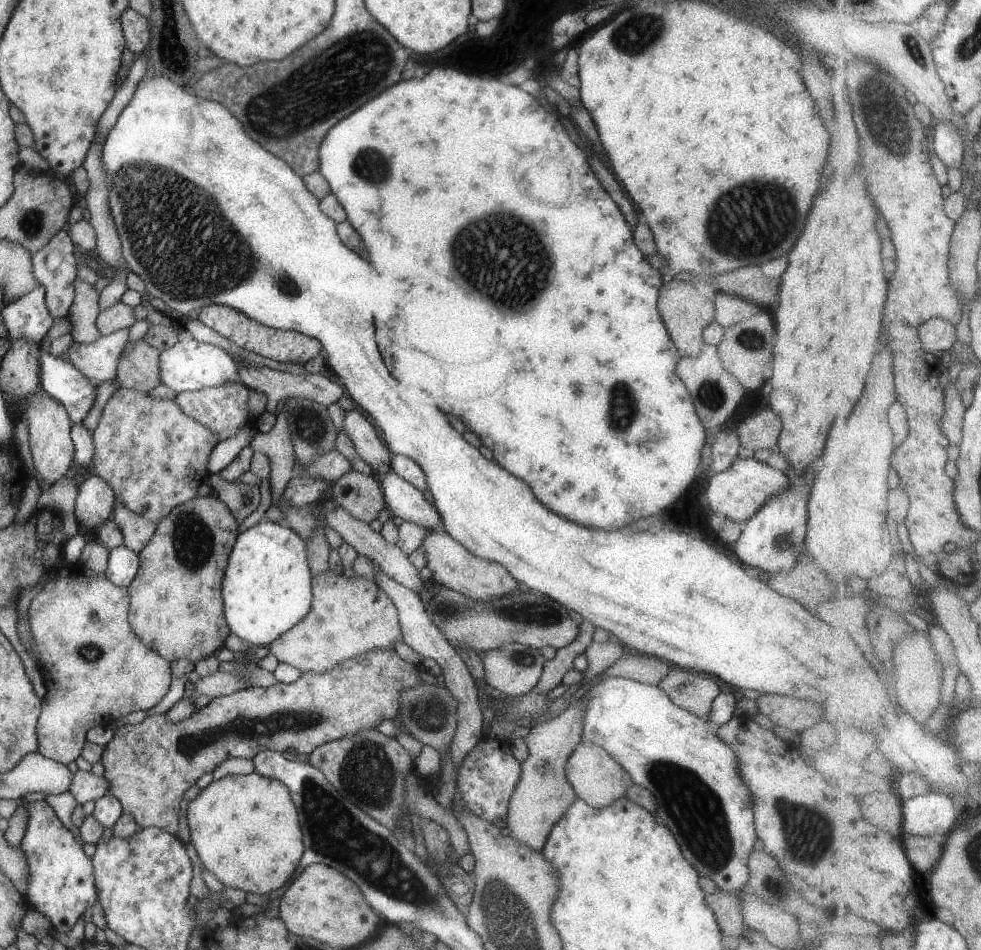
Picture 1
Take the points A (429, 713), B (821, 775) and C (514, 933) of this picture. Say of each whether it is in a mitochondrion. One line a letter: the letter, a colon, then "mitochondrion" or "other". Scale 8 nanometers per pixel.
A: mitochondrion
B: other
C: mitochondrion

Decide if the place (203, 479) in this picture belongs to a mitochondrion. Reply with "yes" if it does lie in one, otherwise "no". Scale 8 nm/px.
no

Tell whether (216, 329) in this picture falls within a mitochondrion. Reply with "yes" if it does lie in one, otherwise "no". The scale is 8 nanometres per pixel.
no

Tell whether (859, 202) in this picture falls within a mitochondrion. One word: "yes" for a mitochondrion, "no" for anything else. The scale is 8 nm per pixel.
no

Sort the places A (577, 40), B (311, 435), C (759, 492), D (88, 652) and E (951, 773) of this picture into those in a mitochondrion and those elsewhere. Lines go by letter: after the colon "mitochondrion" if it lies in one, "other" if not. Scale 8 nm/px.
A: other
B: mitochondrion
C: other
D: mitochondrion
E: other

